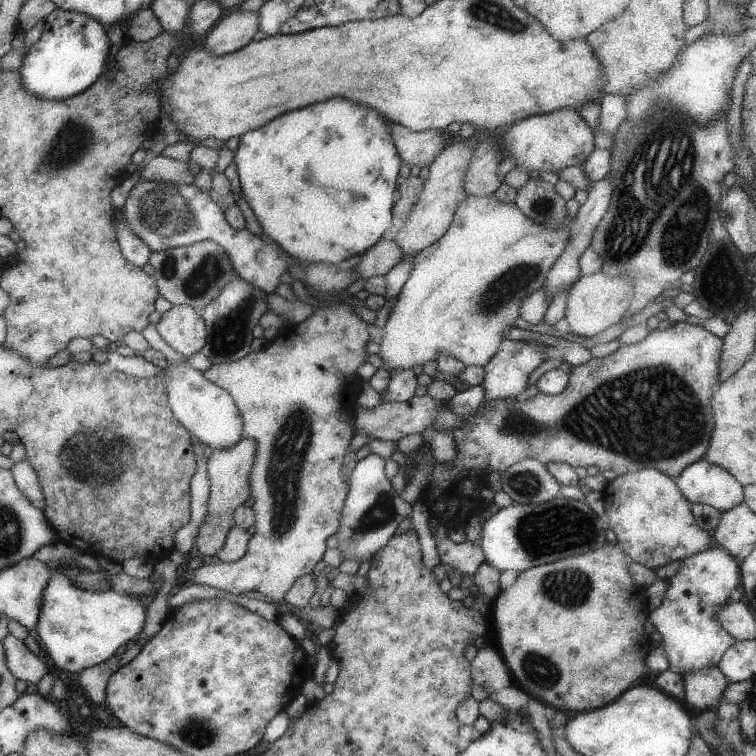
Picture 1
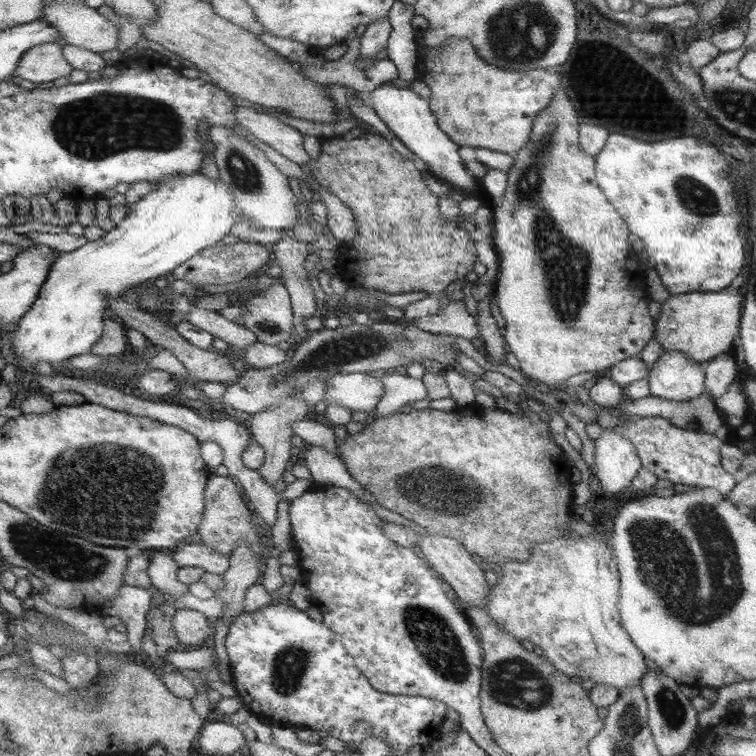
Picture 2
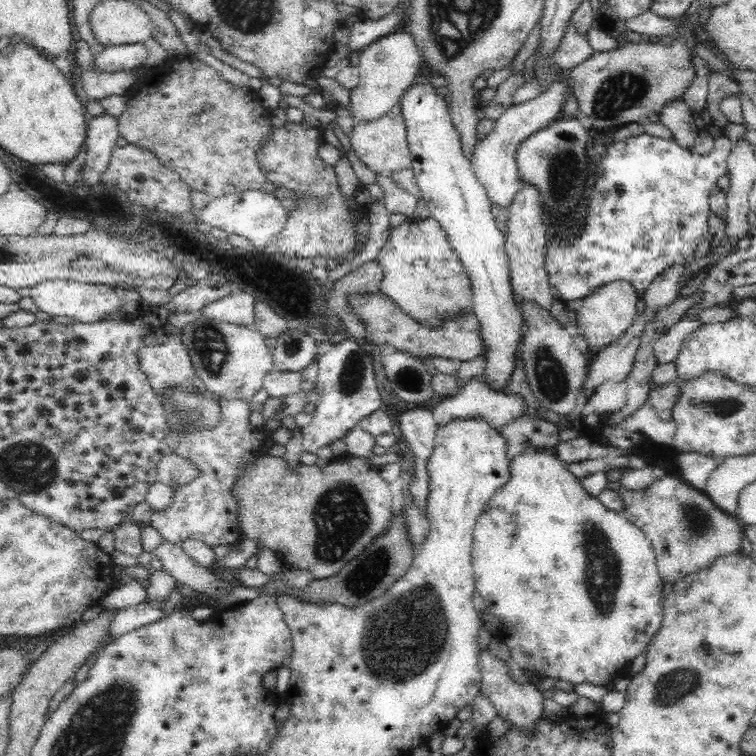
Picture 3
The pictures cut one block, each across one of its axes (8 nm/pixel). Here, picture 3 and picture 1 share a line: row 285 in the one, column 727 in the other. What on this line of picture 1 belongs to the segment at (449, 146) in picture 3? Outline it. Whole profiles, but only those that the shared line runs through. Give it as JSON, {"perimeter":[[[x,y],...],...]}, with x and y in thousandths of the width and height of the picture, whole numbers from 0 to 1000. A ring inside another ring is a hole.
{"perimeter":[[[930,607],[905,619],[892,635],[914,667],[930,665],[952,679],[985,663],[985,646],[980,638],[963,620]]]}

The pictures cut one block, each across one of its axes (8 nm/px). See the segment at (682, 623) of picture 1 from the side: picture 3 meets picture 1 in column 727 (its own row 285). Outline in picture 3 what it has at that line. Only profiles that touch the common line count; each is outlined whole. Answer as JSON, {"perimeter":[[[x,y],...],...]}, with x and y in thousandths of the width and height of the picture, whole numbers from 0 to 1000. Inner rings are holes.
{"perimeter":[[[857,176],[833,179],[804,196],[802,206],[788,217],[788,238],[778,254],[778,280],[765,307],[759,307],[759,317],[746,320],[746,310],[738,306],[728,304],[725,310],[720,352],[728,380],[738,384],[743,402],[775,394],[780,384],[820,370],[832,374],[849,394],[882,354],[910,348],[918,340],[923,320],[937,304],[939,253],[962,228],[962,209],[970,193],[956,176],[948,179],[946,187],[947,192],[934,205],[902,196],[892,184],[881,185]]]}

